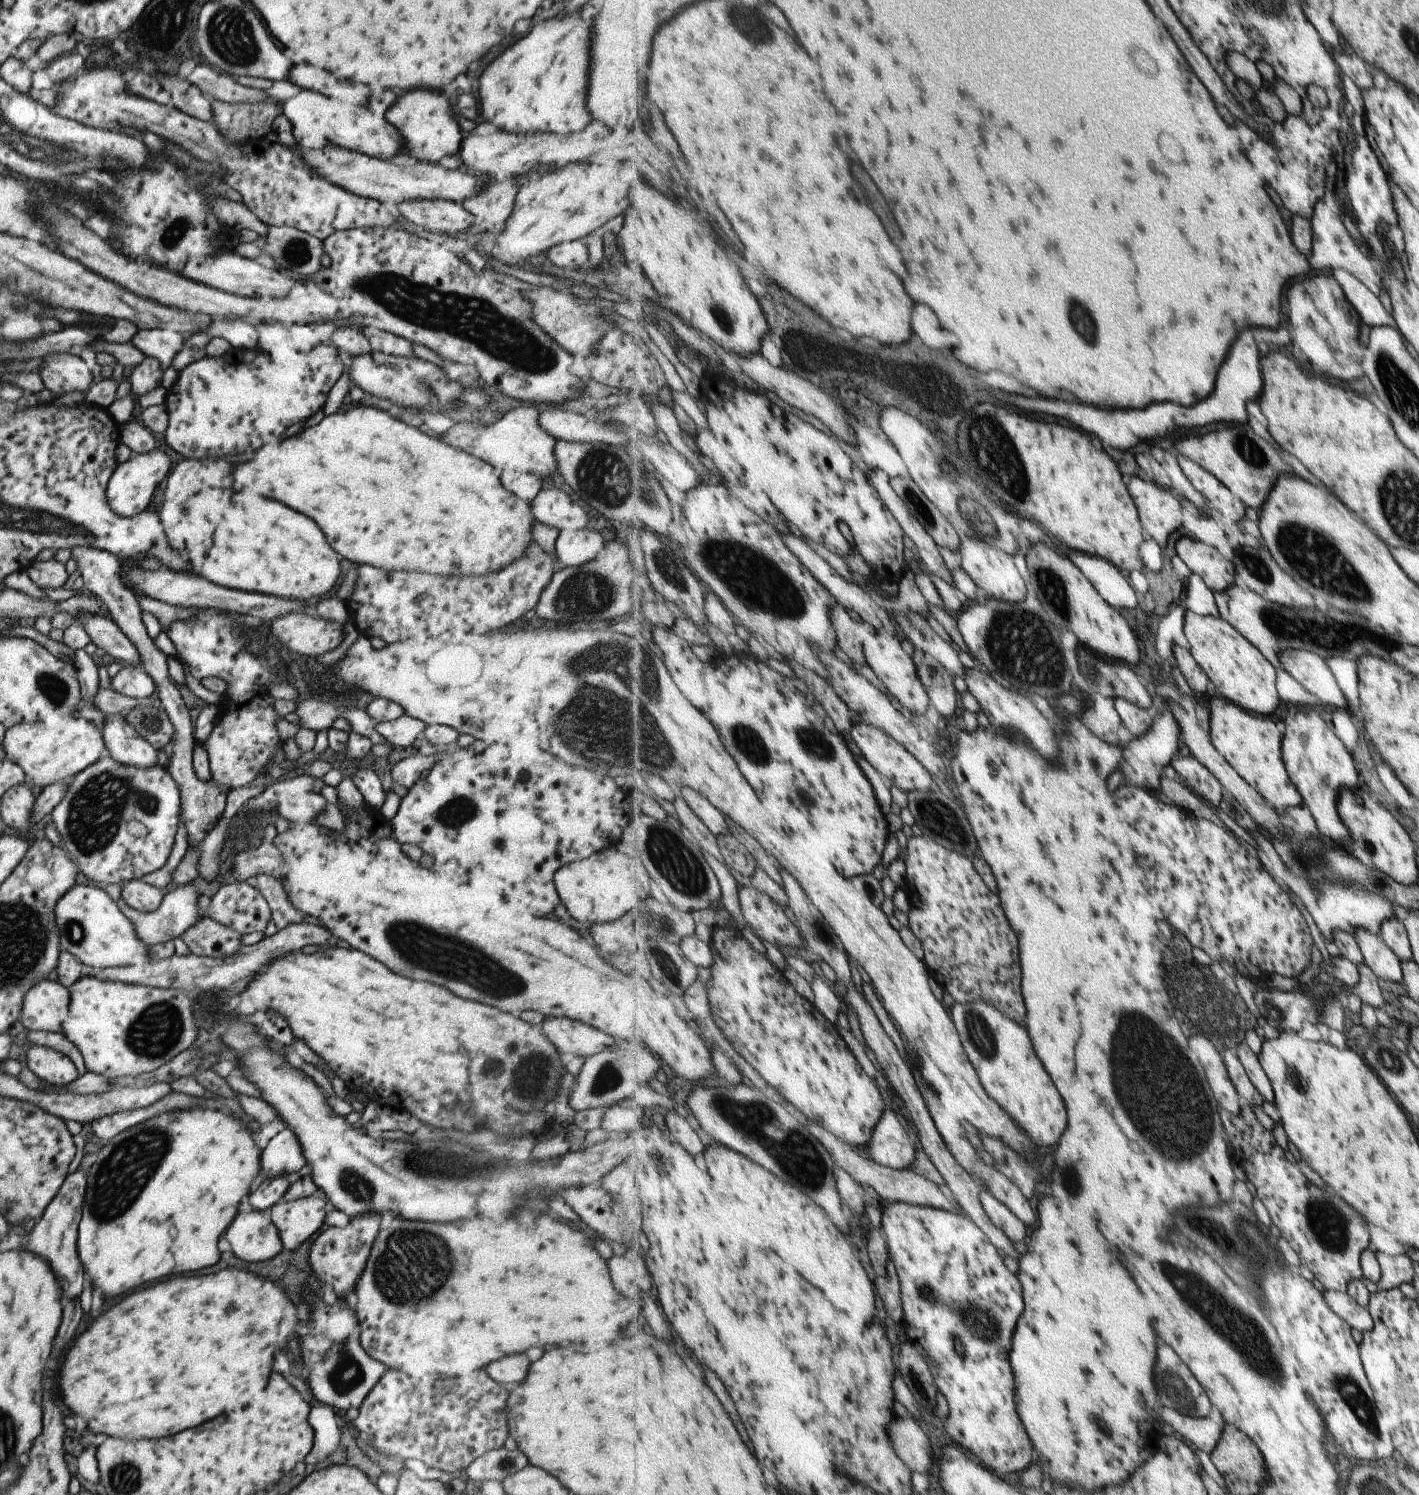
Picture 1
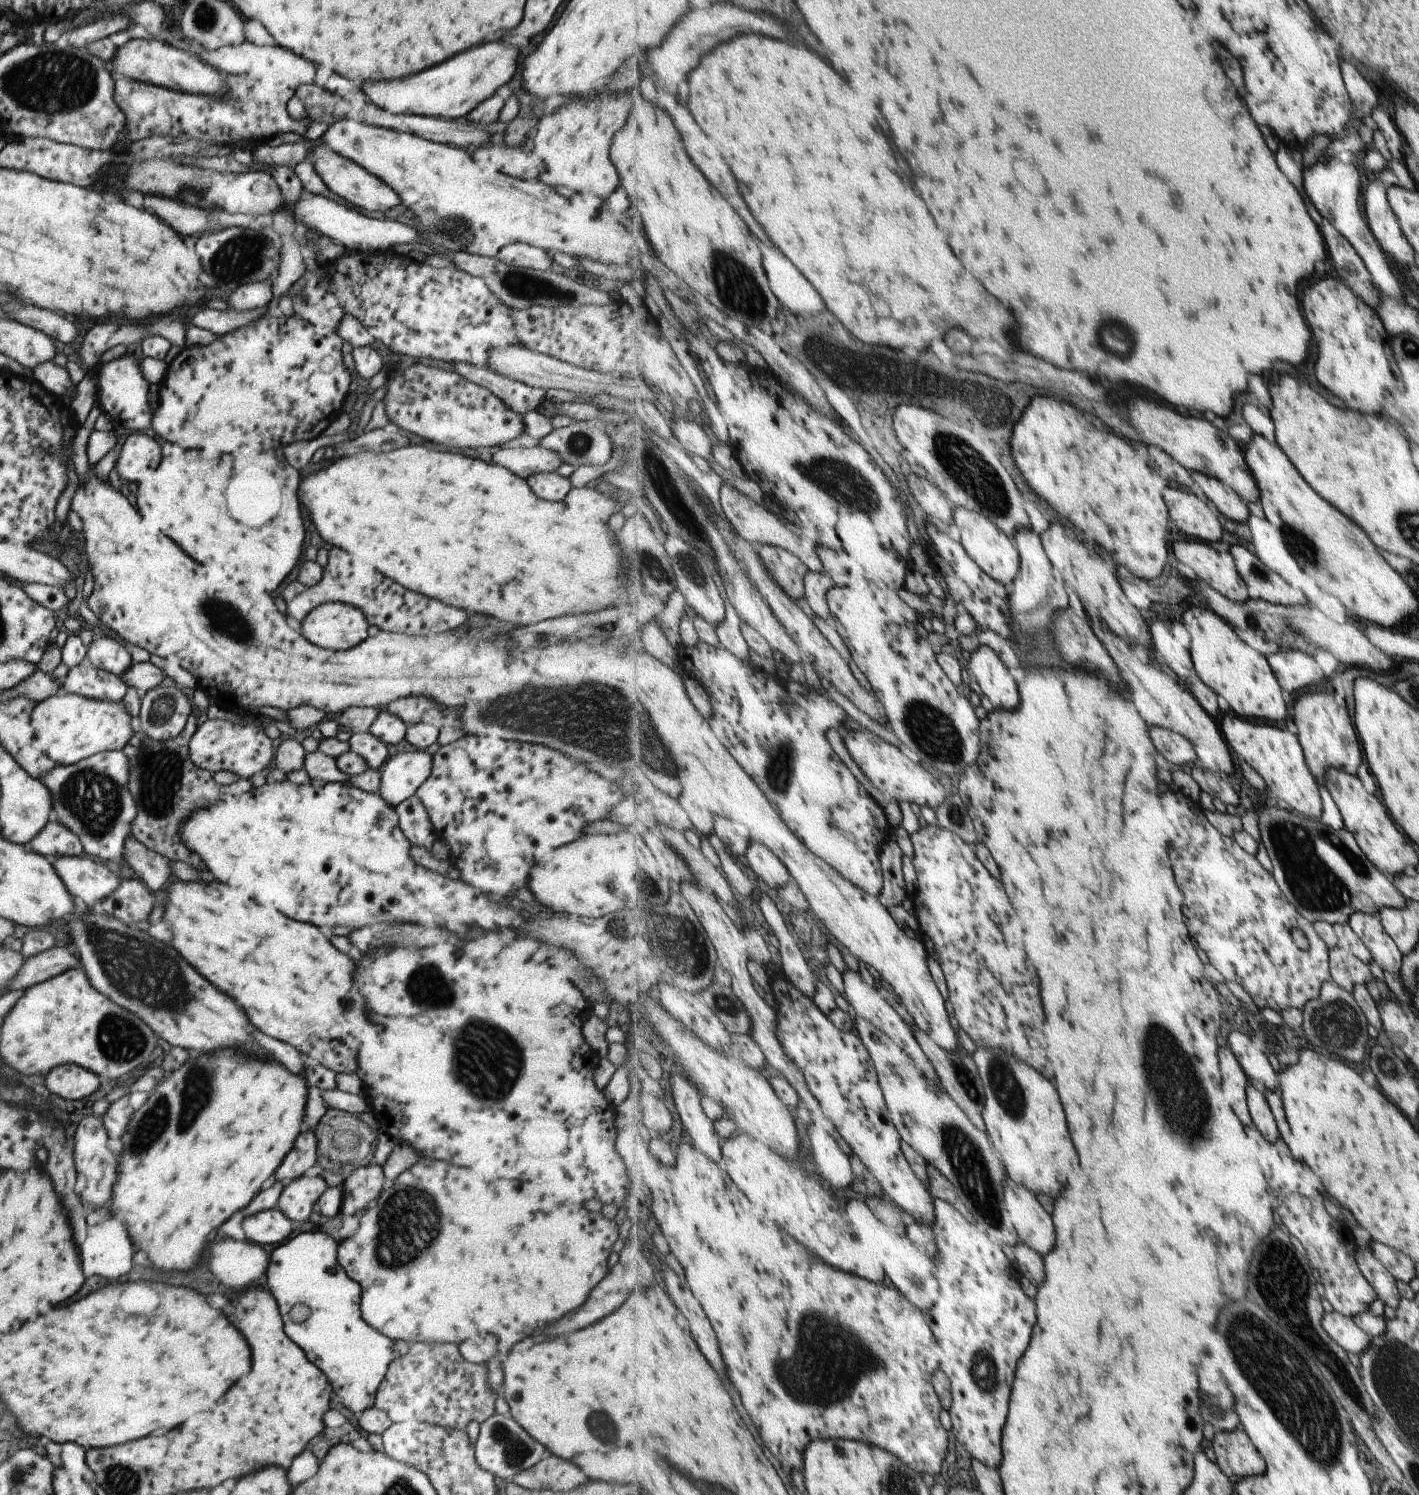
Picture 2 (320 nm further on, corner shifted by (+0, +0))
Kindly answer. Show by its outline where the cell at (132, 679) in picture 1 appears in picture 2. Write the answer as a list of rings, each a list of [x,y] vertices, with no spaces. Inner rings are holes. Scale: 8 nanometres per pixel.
[[[107,635],[91,639],[86,649],[86,659],[91,666],[118,677],[133,664],[126,646]]]

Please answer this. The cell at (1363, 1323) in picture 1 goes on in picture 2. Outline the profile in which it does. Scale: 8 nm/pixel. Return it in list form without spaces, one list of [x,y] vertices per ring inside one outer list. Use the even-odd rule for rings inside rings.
[[[1332,1311],[1324,1313],[1320,1323],[1327,1336],[1345,1352],[1359,1354],[1368,1347],[1370,1338],[1365,1331],[1355,1326],[1351,1318]]]

